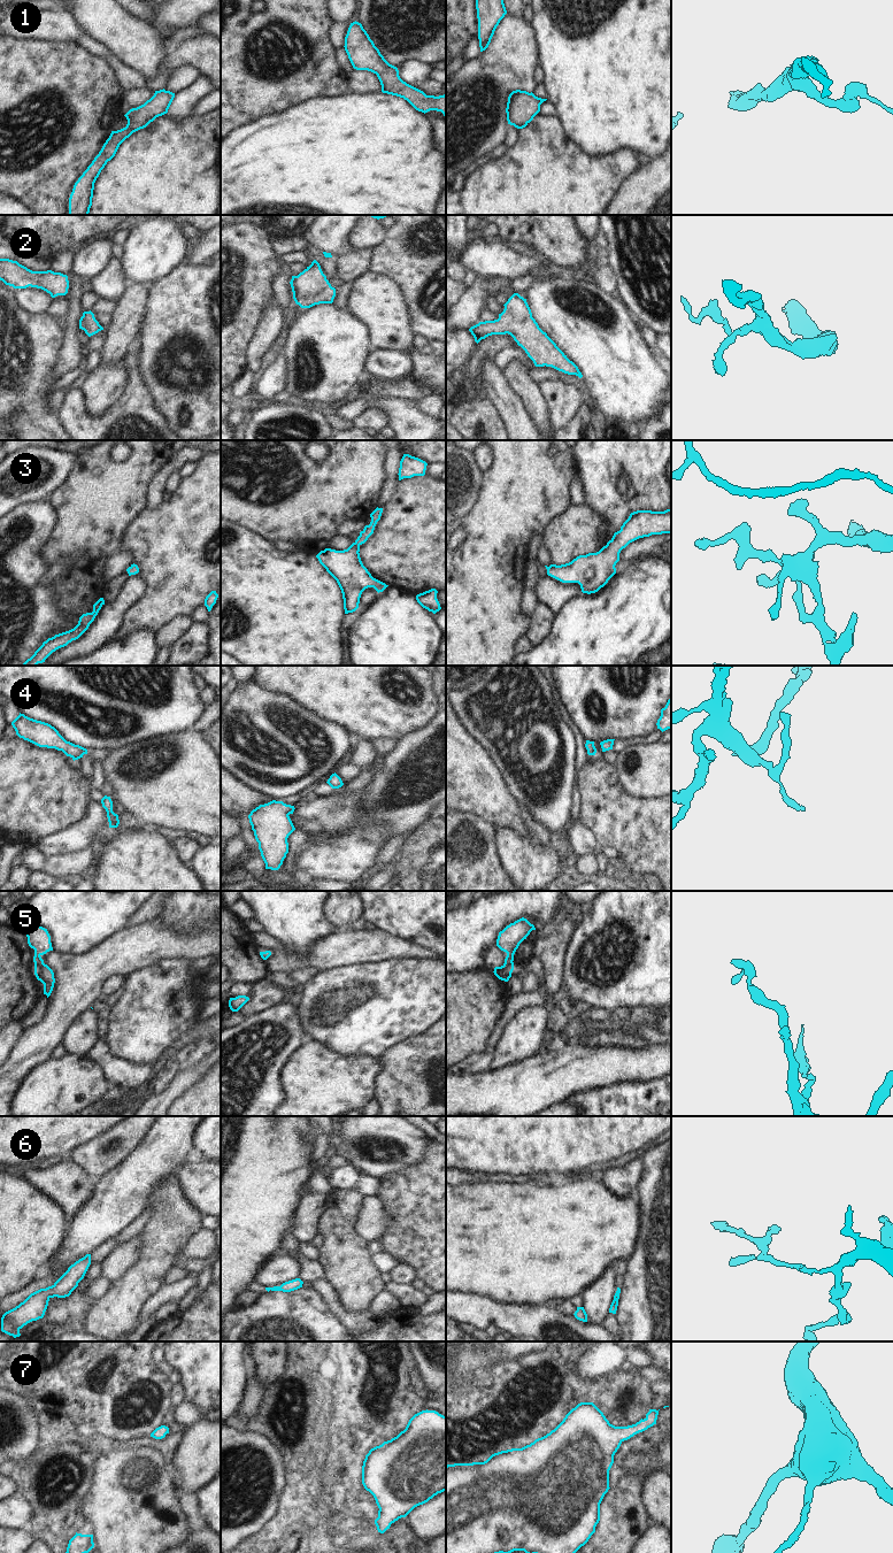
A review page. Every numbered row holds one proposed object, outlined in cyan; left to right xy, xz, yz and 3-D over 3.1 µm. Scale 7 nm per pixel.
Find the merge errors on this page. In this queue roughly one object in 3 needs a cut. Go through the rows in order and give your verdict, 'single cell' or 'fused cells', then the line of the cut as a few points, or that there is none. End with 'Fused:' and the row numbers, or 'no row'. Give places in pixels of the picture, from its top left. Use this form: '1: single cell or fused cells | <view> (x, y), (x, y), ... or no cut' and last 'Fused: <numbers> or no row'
1: single cell | no cut
2: single cell | no cut
3: single cell | no cut
4: single cell | no cut
5: single cell | no cut
6: single cell | no cut
7: single cell | no cut
Fused: no row

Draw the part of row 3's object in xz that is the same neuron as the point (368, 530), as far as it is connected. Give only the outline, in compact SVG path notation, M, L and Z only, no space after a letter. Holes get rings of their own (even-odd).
M376 508L371 514L371 522L360 532L357 539L344 551L325 548L316 558L326 571L337 581L344 599L345 614L359 608L362 592L374 587L378 593L388 585L374 578L363 566L360 558L360 546L374 533L377 522L380 520L383 508Z

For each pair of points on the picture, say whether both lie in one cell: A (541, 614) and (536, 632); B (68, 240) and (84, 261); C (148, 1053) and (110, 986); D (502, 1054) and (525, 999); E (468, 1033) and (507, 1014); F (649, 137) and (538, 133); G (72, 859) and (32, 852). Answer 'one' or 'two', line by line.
A: one
B: two
C: two
D: two
E: two
F: two
G: one

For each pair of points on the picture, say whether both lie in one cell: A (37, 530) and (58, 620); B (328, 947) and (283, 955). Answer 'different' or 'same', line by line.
A: same
B: same

